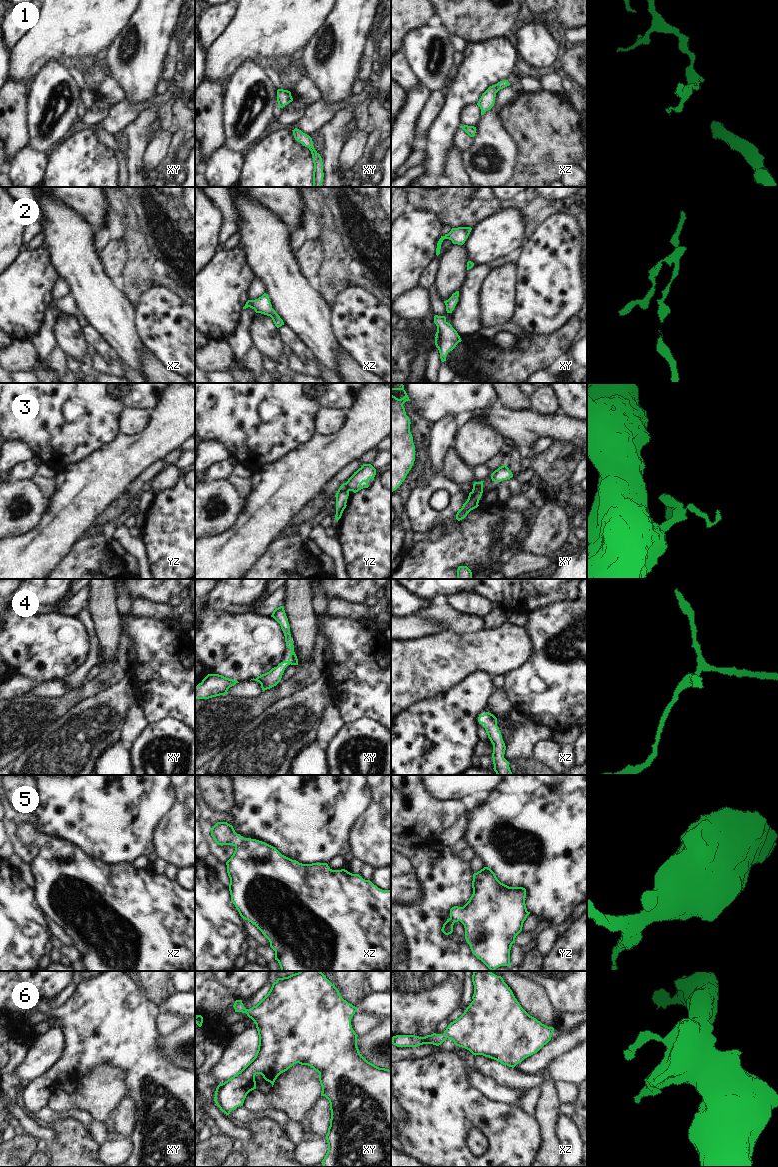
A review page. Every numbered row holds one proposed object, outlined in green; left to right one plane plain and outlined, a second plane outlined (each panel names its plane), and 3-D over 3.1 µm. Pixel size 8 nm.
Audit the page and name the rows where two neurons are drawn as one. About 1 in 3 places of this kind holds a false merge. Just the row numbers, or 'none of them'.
3

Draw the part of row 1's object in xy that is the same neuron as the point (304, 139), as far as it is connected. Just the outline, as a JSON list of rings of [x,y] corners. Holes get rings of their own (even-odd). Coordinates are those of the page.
[[[295,128],[292,131],[295,140],[300,142],[303,146],[308,147],[309,150],[311,151],[313,163],[314,163],[313,187],[321,187],[324,177],[323,162],[320,154],[315,150],[313,146],[312,138],[297,128]]]

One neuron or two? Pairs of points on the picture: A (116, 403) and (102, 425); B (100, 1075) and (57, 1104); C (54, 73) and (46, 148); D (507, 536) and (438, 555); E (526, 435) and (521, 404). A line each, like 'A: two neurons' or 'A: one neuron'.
A: one neuron
B: one neuron
C: one neuron
D: one neuron
E: two neurons

